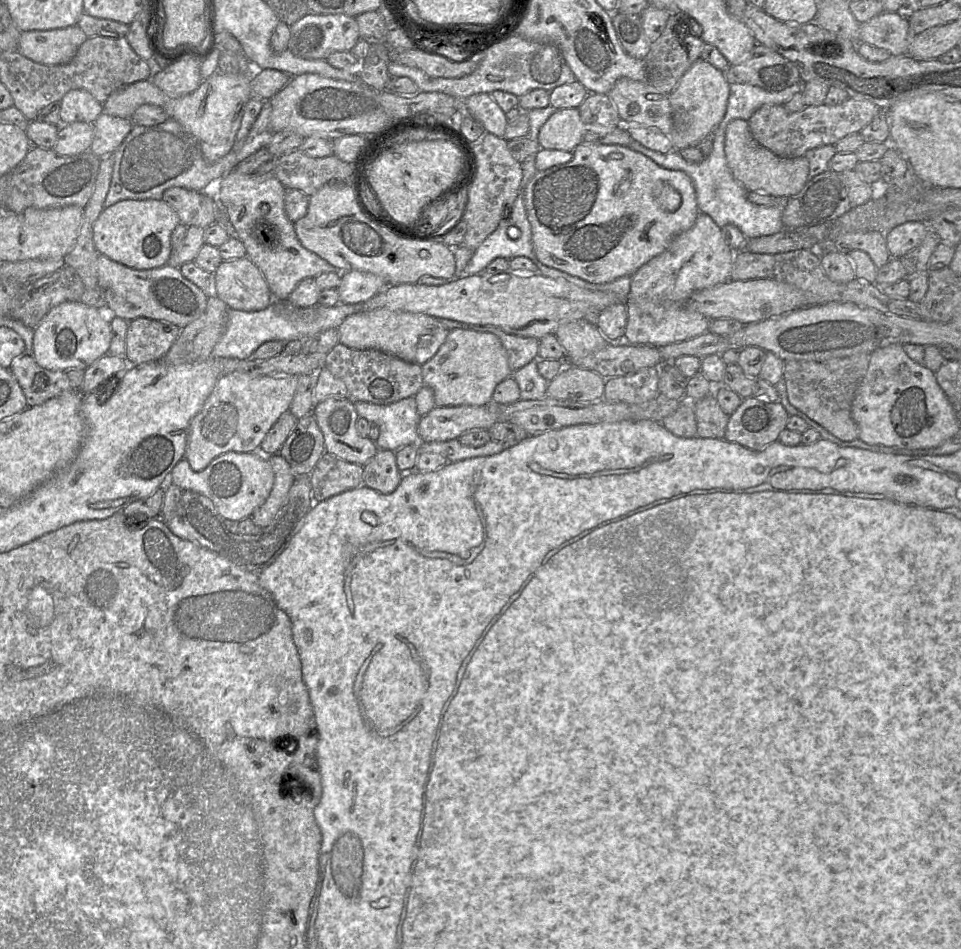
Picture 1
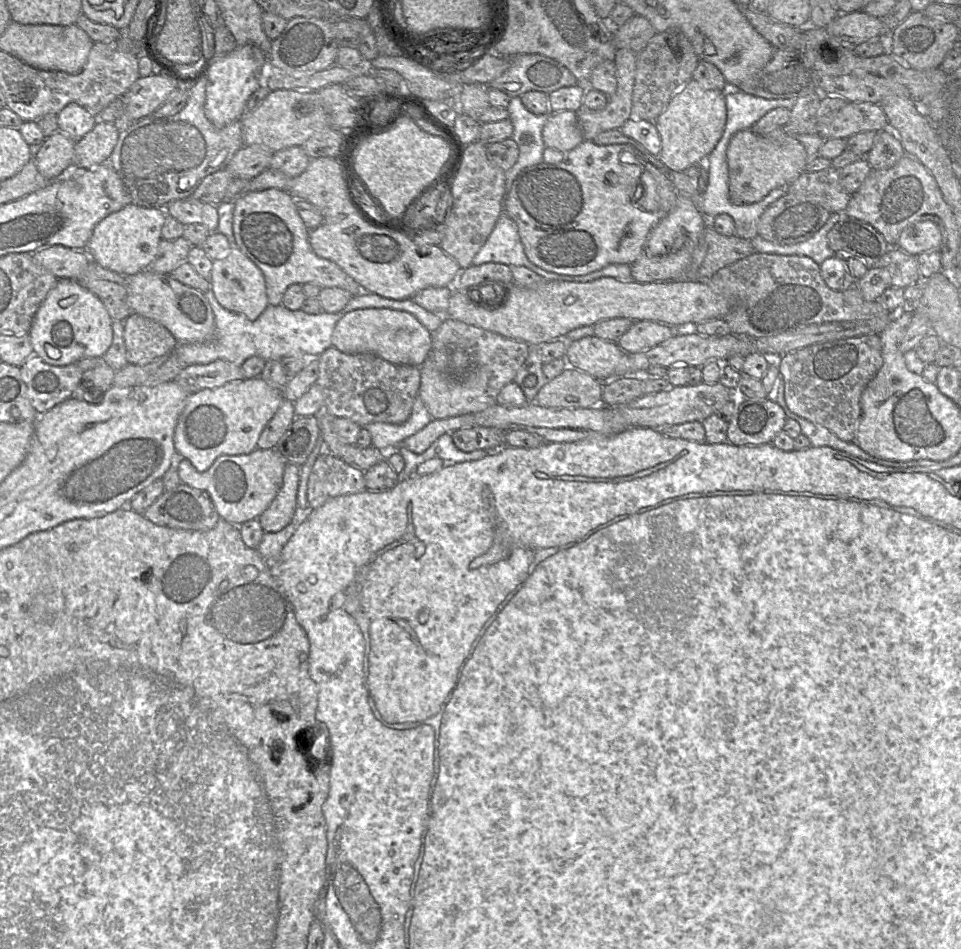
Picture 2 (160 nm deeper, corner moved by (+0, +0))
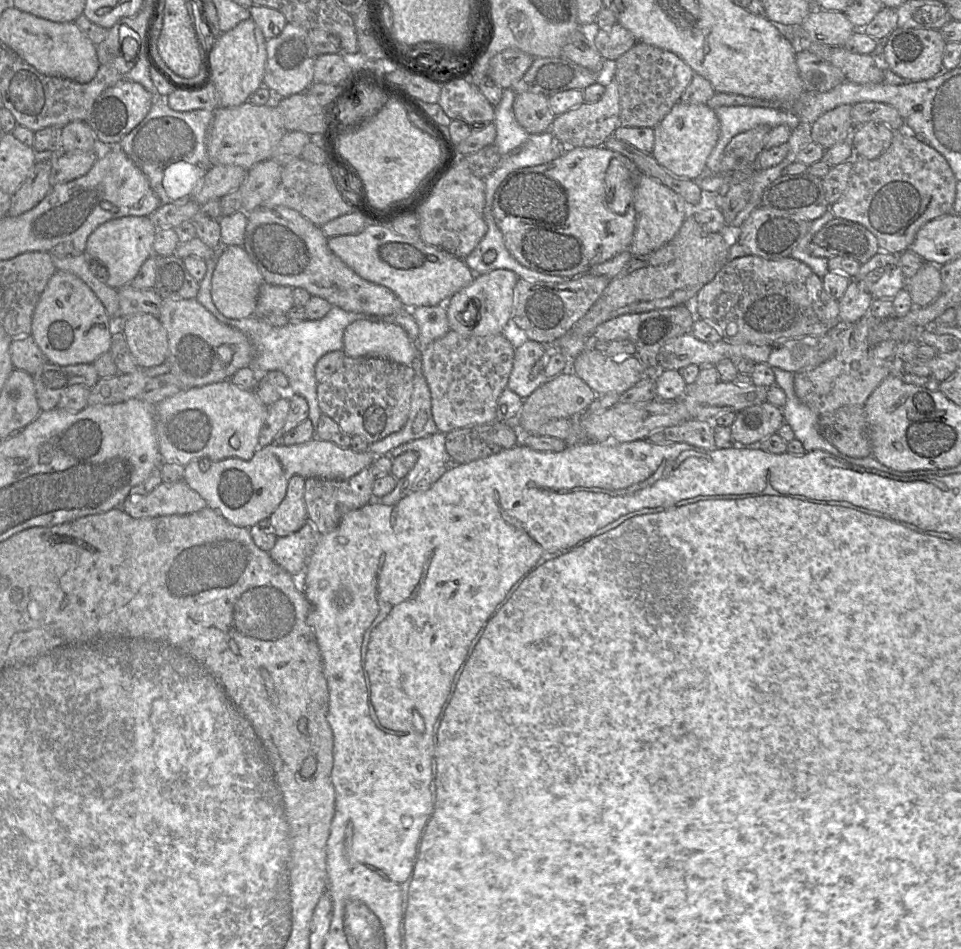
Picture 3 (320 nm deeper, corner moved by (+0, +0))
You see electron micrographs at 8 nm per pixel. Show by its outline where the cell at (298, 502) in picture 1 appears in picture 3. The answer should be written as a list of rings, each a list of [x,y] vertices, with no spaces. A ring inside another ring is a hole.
[[[183,480],[162,482],[146,495],[128,497],[120,506],[133,518],[187,515],[205,507],[205,499]]]

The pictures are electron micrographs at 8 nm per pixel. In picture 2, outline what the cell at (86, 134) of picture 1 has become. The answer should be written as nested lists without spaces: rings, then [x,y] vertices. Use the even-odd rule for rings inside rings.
[[[61,131],[46,137],[33,158],[39,173],[51,181],[63,174],[73,163],[75,143]]]

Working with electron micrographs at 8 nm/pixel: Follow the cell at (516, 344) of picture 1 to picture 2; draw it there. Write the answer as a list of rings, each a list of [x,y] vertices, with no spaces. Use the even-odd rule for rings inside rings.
[[[444,316],[443,322],[431,332],[431,336],[431,350],[420,366],[419,397],[434,419],[474,414],[497,404],[497,395],[505,385],[513,381],[530,350],[530,345],[523,341],[466,324],[449,316]]]

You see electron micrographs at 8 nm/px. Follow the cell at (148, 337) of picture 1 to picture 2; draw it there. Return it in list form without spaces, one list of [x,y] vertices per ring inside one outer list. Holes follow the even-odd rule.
[[[132,313],[124,325],[124,342],[129,364],[142,365],[173,353],[179,344],[160,323]]]

